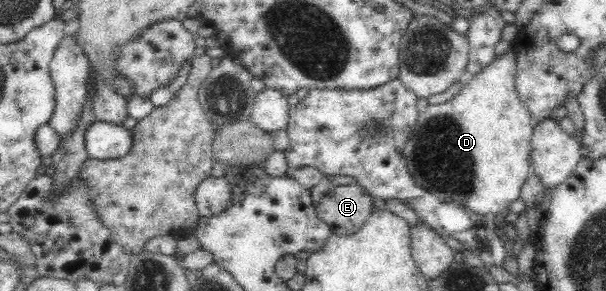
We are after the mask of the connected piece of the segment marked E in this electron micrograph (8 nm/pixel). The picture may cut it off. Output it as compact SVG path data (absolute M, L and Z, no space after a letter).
M358 184L337 185L316 203L317 217L329 224L331 233L351 235L361 229L374 208L374 199Z

